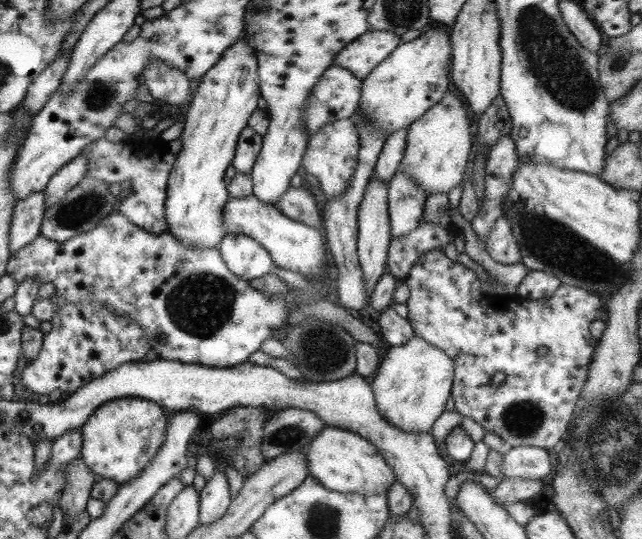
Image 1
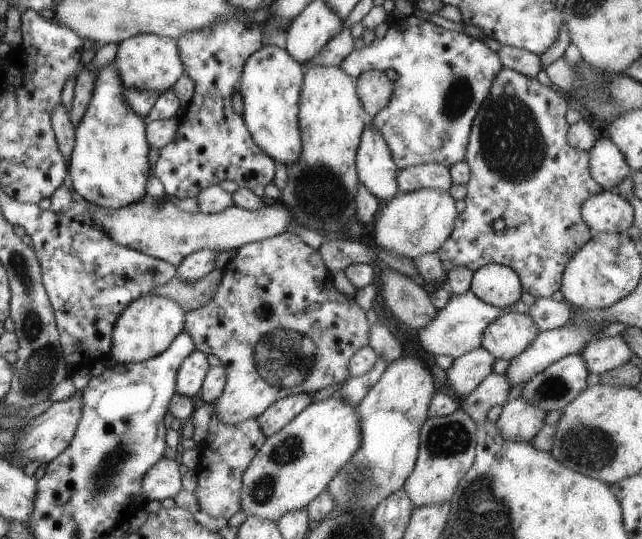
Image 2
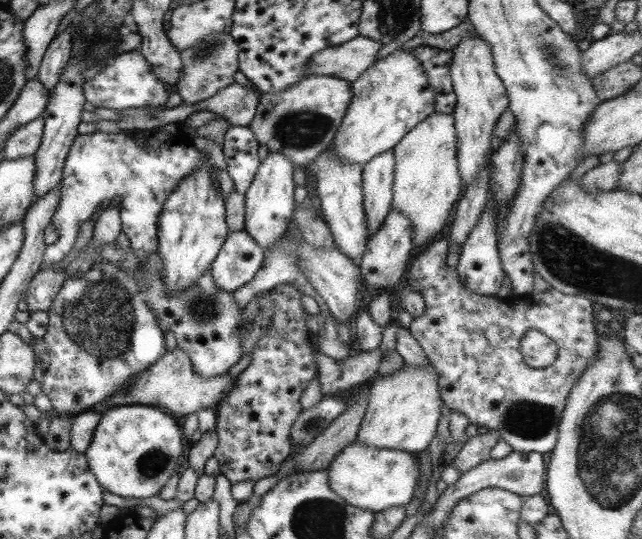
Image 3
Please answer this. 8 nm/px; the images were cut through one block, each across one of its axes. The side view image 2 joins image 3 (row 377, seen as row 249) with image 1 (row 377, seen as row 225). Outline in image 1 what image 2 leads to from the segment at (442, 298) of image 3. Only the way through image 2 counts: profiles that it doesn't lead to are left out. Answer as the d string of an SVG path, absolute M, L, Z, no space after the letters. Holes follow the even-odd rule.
M440 248L424 252L402 282L410 290L407 319L415 335L454 361L451 395L456 403L455 411L481 424L485 431L498 434L508 448L526 445L555 449L567 436L568 427L580 408L580 393L599 342L591 336L590 324L606 315L601 298L582 288L564 285L548 302L482 292L475 272L448 258ZM540 346L547 347L548 353L538 354Z

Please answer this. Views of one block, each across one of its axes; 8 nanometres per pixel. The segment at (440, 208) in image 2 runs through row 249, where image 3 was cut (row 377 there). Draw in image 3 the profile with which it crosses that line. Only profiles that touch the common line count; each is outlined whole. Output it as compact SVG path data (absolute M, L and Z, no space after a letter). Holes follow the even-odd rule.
M432 364L428 367L403 365L400 371L372 381L368 407L356 438L358 443L416 454L426 450L437 435L443 406L438 373Z

